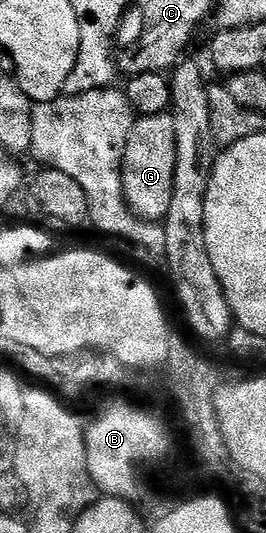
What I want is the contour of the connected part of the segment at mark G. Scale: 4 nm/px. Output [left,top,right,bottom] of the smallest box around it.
[122,111,177,220]

